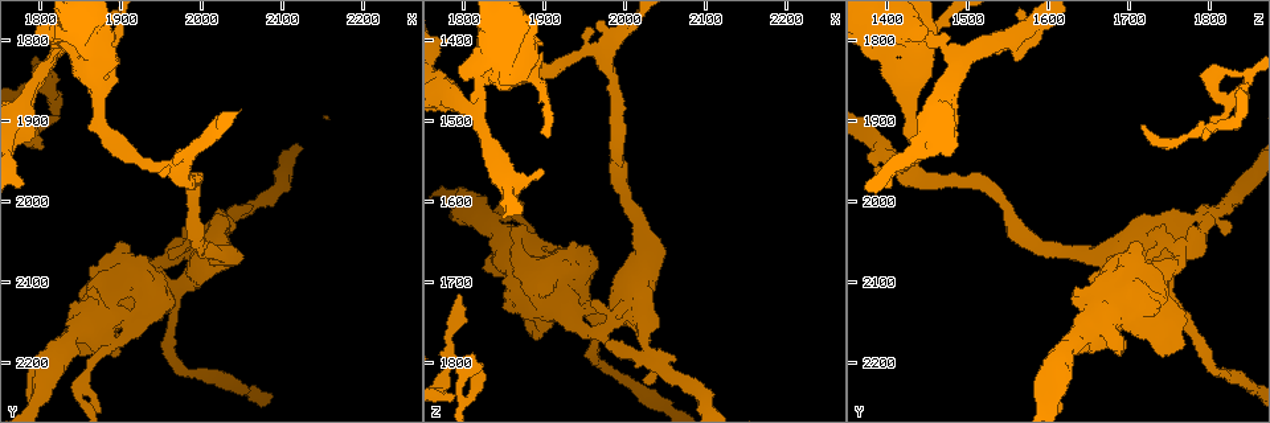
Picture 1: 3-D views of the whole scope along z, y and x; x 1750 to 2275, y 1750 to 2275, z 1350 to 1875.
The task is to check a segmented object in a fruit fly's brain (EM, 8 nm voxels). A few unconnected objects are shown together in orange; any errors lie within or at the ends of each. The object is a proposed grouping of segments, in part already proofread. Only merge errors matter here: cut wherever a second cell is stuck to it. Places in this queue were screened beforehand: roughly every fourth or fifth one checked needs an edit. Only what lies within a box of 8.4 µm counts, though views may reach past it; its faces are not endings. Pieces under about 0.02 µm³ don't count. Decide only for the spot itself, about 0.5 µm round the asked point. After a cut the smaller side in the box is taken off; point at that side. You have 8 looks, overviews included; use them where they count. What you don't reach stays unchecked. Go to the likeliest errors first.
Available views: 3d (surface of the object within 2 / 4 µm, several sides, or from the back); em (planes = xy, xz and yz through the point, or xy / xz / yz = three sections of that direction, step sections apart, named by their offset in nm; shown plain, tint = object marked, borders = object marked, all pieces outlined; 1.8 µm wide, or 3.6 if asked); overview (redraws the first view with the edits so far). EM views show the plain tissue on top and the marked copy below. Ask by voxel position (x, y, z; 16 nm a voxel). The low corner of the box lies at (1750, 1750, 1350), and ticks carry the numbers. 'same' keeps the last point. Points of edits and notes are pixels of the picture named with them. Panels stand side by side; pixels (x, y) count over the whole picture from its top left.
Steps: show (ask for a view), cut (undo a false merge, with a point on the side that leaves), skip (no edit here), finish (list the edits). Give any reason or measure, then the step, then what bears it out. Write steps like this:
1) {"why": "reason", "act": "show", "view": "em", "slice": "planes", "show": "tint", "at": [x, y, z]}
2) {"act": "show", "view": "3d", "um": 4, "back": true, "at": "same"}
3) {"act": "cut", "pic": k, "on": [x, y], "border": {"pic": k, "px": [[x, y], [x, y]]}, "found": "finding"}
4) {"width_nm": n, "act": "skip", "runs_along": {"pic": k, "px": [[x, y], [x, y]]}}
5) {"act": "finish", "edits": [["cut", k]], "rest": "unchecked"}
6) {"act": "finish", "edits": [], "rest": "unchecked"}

{"why": "thin neck", "act": "show", "view": "em", "slice": "planes", "show": "tint", "at": [1790, 1910, 1800]}

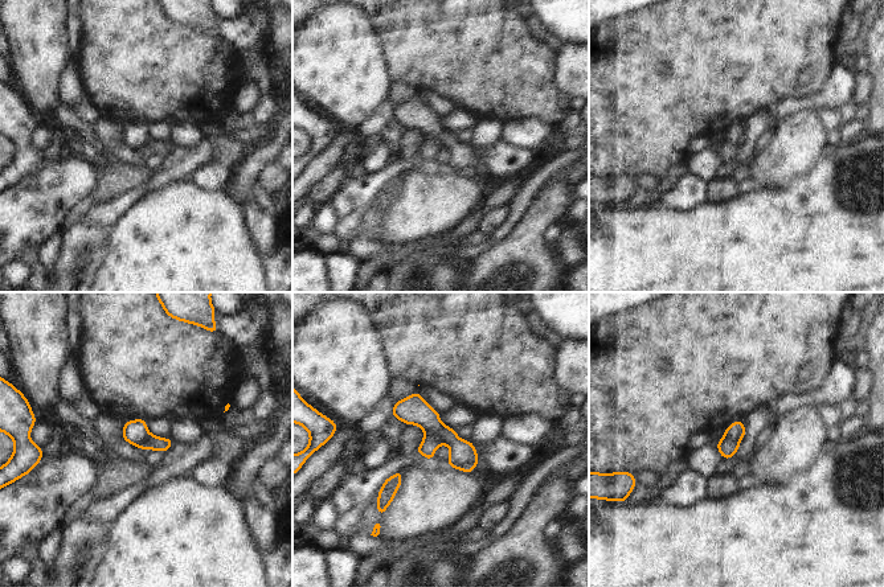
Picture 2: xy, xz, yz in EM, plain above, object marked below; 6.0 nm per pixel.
{"act": "cut", "pic": 2, "on": [430, 442], "border": {"pic": 2, "px": [[425, 432], [433, 432], [442, 442]]}, "found": "a second cell is stuck on"}

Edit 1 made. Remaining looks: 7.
{"act": "show", "view": "overview"}

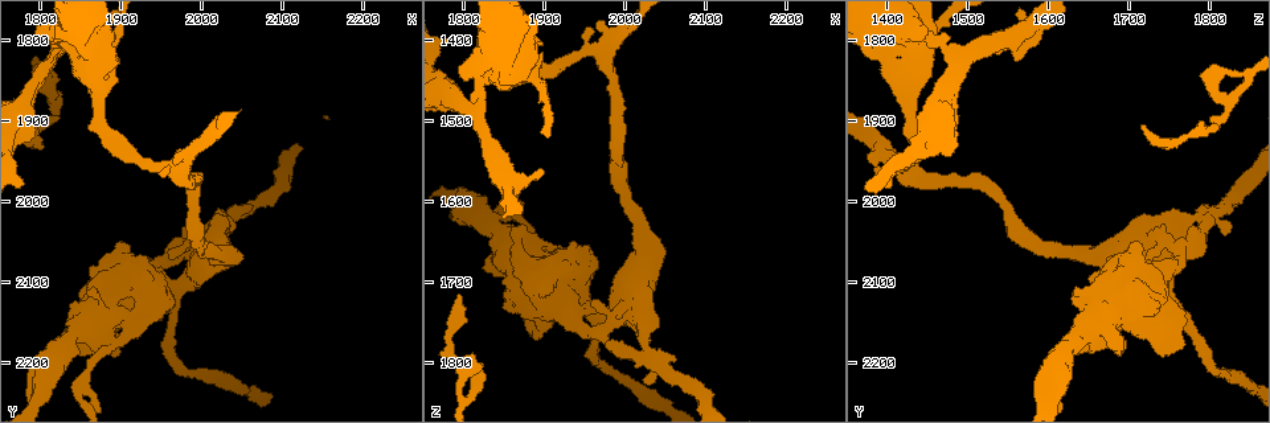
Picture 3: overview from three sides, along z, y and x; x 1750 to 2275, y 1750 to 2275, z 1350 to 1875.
{"why": "sharp bend", "act": "show", "view": "em", "slice": "xy", "step": 4, "show": "tint", "at": [1870, 1860, 1420]}

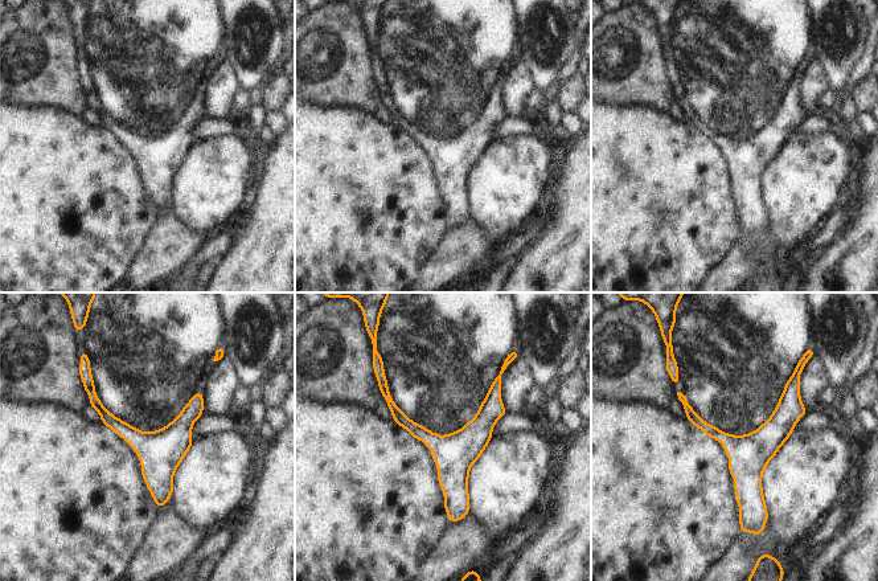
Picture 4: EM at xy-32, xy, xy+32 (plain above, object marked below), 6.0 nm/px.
{"act": "show", "view": "em", "slice": "planes", "show": "tint", "at": "same"}

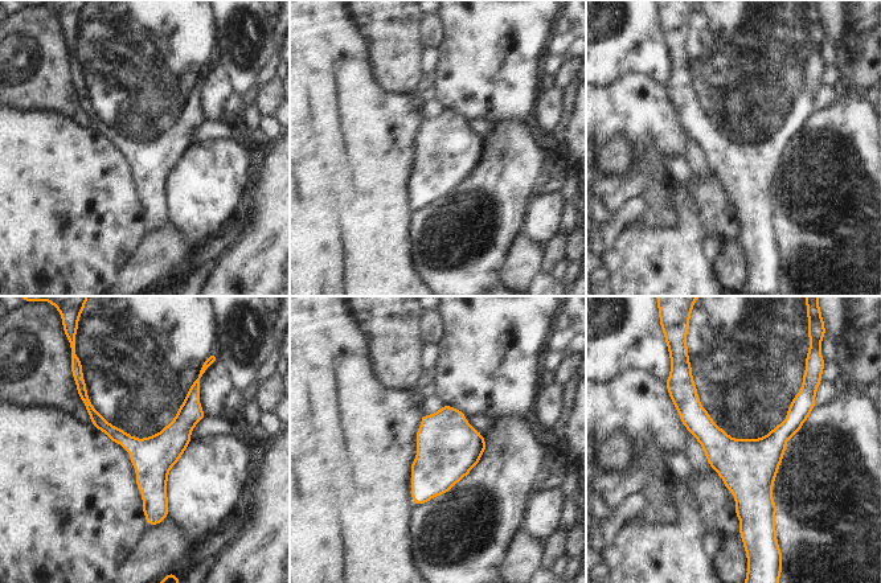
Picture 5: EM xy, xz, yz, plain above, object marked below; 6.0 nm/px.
{"act": "skip", "runs_along": {"pic": 5, "px": [[688, 381], [749, 476], [749, 522]]}, "found": "all the same cell"}

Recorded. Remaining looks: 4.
{"why": "sharp bend", "act": "show", "view": "3d", "um": 4, "back": true, "at": [1970, 1955, 1415]}

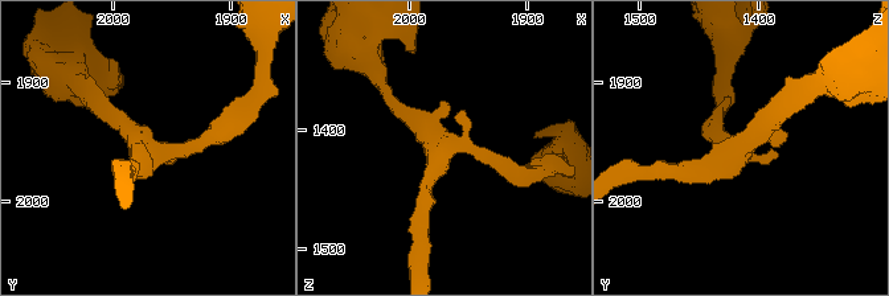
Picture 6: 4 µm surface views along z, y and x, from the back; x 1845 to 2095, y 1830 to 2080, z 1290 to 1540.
{"why": "now the EM", "act": "show", "view": "em", "slice": "planes", "show": "tint", "at": [1968, 1960, 1414]}

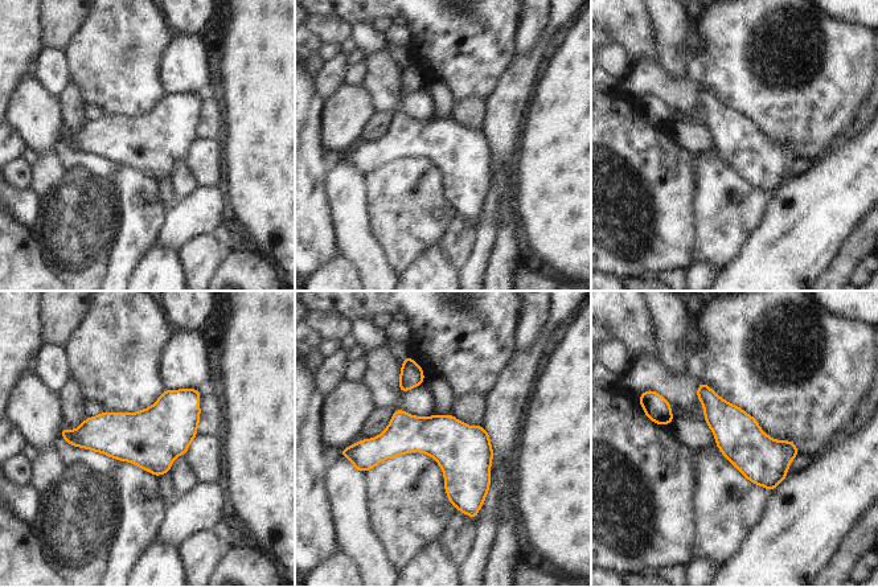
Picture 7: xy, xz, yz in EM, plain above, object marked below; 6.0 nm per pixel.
{"act": "skip", "found": "continuous, no second cell"}

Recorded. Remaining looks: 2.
{"act": "finish", "edits": [["cut", 2]], "rest": "unchecked"}

